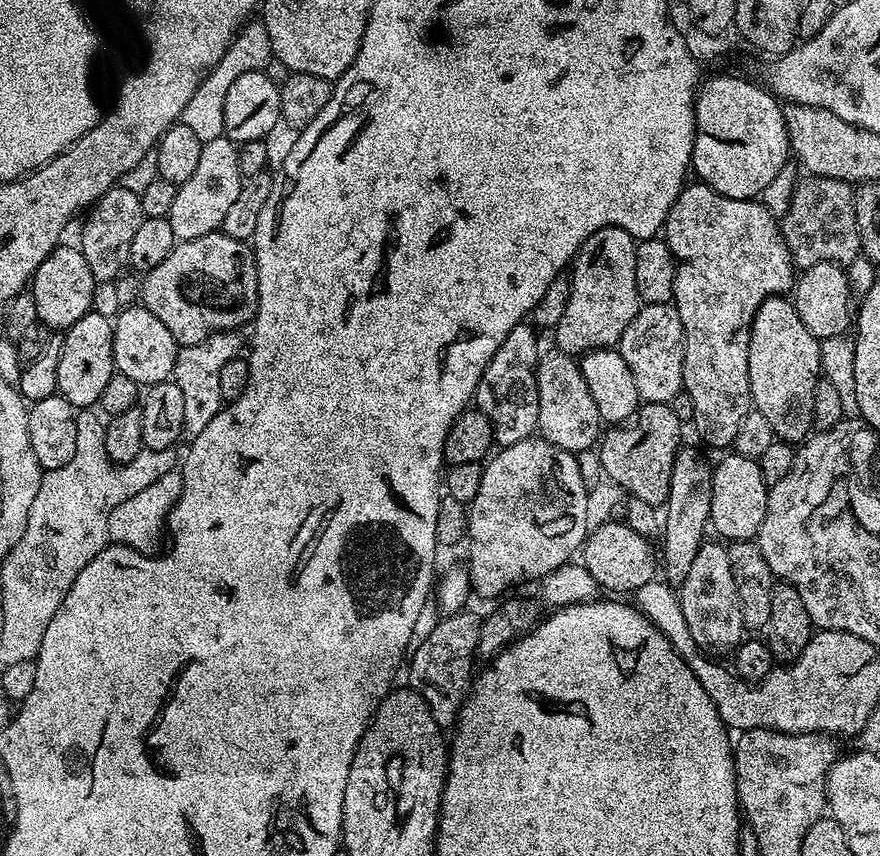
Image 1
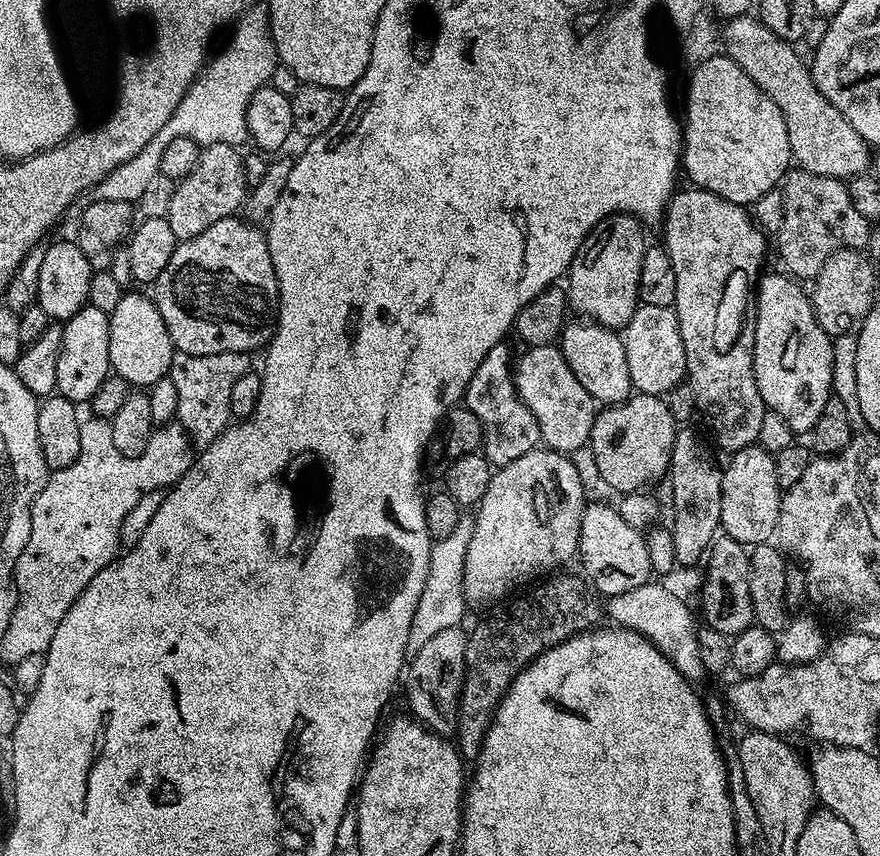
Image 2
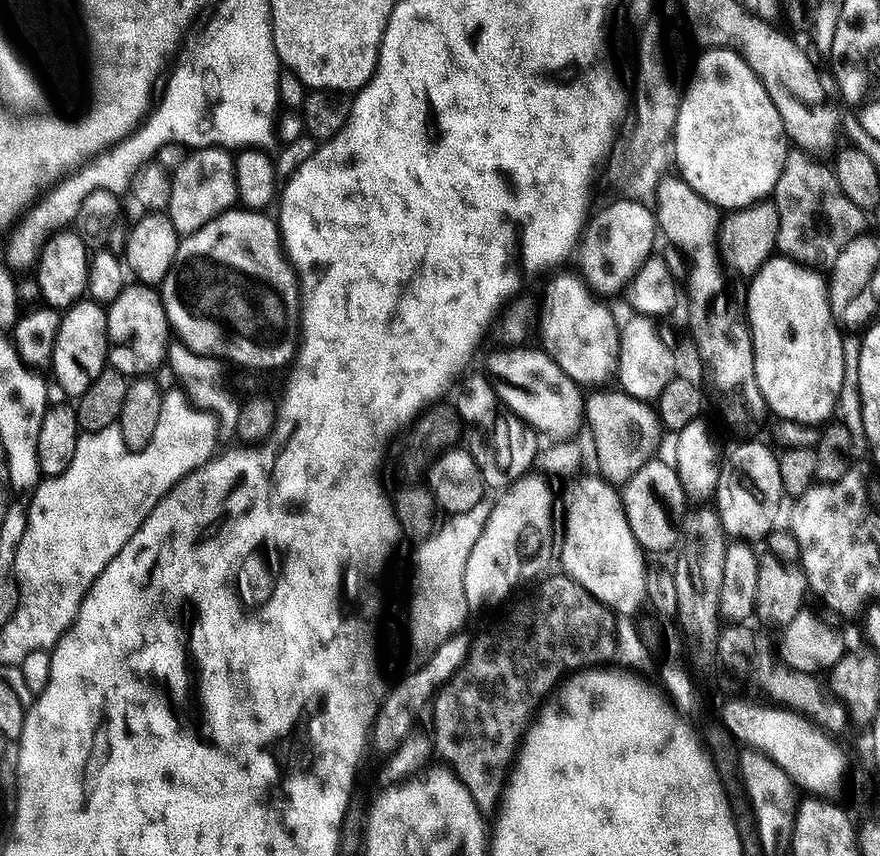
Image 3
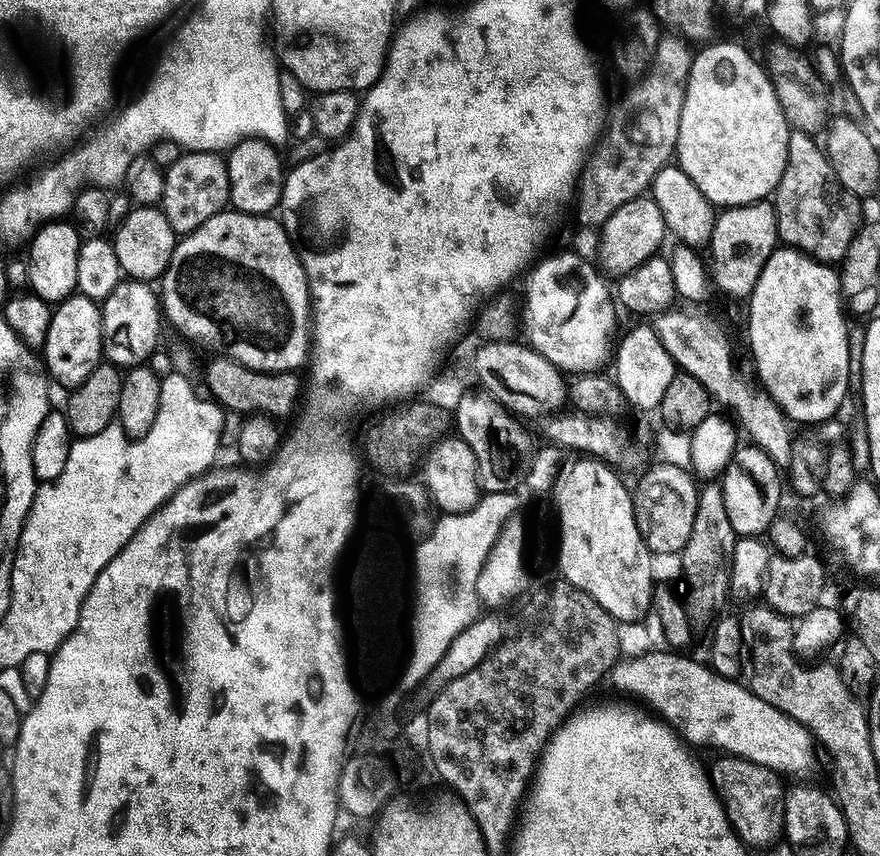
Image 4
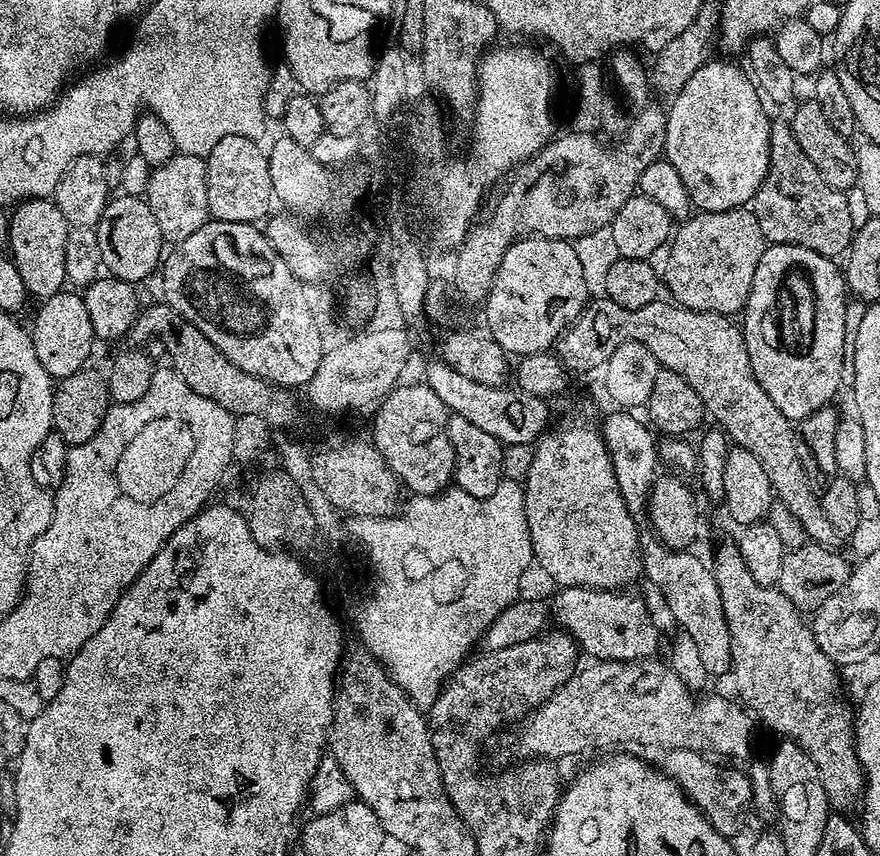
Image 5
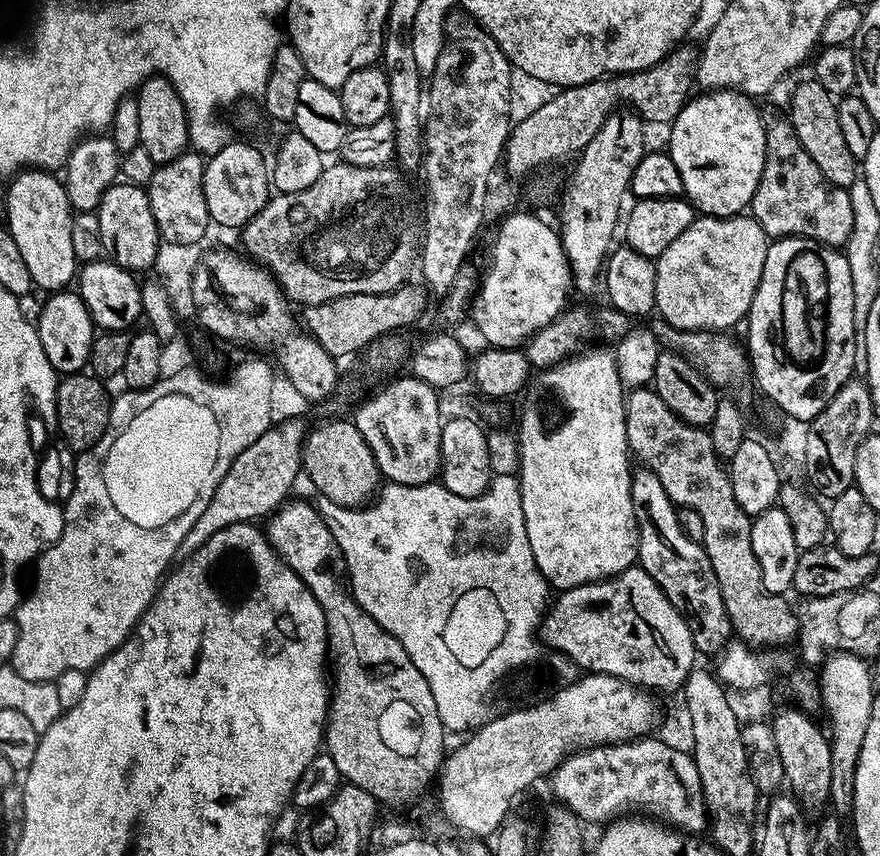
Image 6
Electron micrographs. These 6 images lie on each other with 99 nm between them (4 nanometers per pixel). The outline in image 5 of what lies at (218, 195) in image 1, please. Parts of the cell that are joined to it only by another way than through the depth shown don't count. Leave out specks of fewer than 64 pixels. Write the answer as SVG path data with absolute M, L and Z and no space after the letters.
M178 154L170 158L170 162L152 168L146 199L150 210L154 210L158 218L165 241L169 245L179 246L186 238L190 238L190 234L202 230L202 226L210 219L207 163L198 156Z

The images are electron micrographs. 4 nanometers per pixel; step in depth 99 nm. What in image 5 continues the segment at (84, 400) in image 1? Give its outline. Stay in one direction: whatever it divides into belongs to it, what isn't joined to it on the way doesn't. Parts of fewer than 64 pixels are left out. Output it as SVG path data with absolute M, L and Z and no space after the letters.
M61 290L47 297L41 304L44 305L37 310L36 321L30 324L30 335L42 366L53 378L63 378L81 371L87 365L84 363L87 362L88 355L92 352L92 340L94 341L90 310L86 308L83 295L76 290Z

